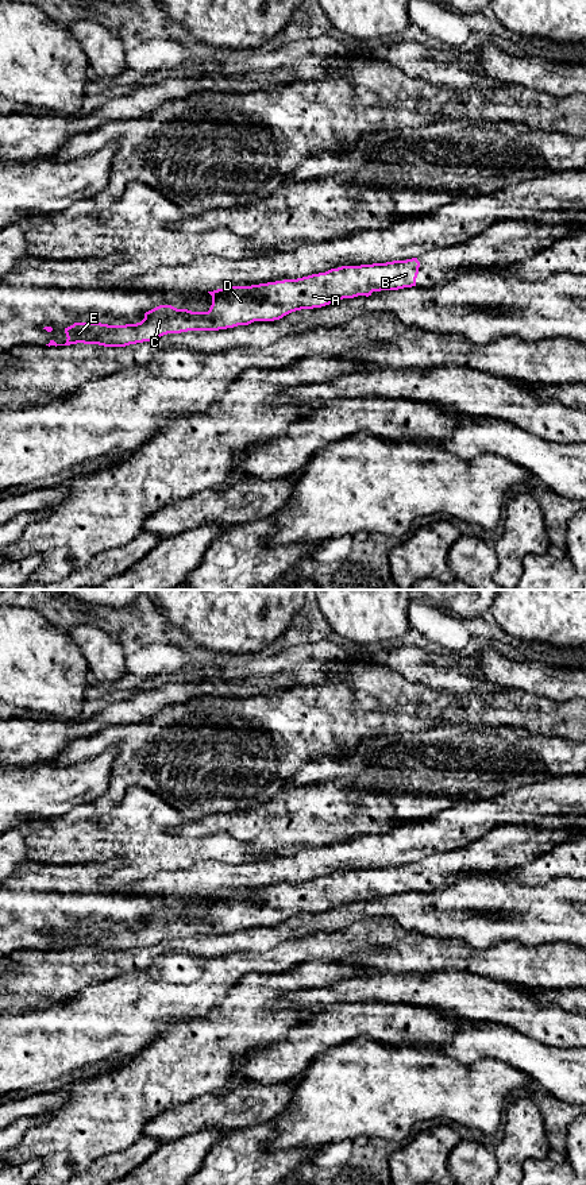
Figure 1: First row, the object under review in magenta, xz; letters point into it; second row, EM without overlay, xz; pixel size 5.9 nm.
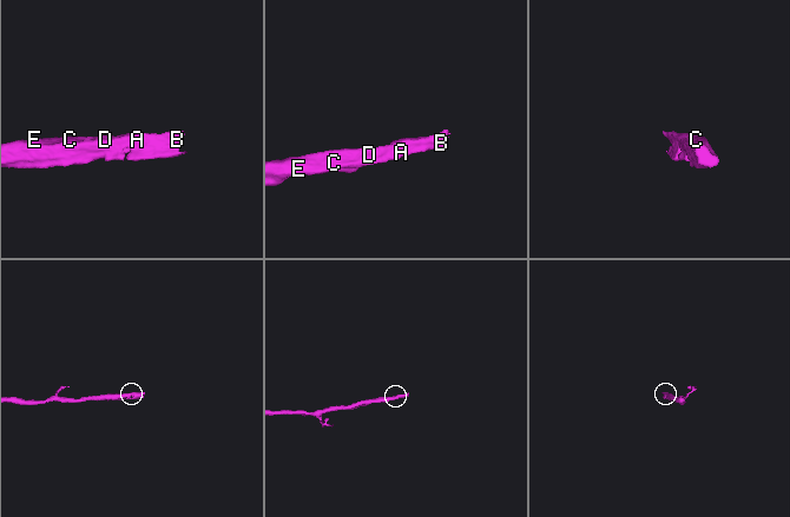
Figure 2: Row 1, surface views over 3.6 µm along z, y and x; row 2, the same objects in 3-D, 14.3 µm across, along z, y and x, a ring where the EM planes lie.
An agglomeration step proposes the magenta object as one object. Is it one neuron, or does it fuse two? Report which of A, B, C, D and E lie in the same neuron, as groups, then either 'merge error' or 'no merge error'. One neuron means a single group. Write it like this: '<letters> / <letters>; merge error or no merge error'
A B C D E; no merge error

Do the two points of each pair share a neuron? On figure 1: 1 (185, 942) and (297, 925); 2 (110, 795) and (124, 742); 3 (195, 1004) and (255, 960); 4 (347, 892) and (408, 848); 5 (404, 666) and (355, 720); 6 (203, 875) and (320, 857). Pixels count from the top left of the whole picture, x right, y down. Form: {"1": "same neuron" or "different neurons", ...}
{"1": "same neuron", "2": "same neuron", "3": "same neuron", "4": "different neurons", "5": "different neurons", "6": "same neuron"}

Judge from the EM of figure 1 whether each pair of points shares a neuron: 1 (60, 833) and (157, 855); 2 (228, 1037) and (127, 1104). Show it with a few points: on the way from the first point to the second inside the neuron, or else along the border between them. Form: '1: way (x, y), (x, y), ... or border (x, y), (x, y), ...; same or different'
1: way (84, 837), (132, 837); same
2: way (203, 1053), (184, 1061), (153, 1081); same

